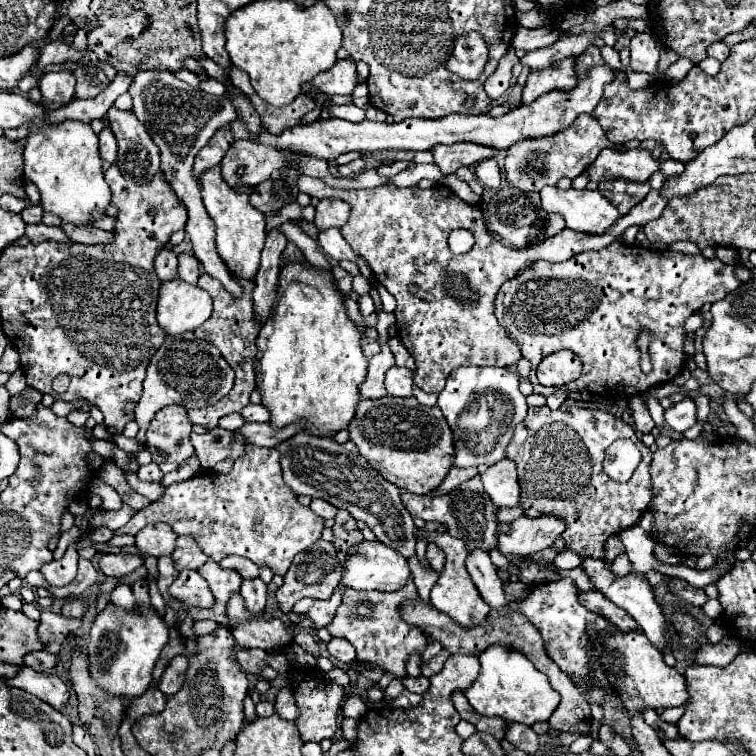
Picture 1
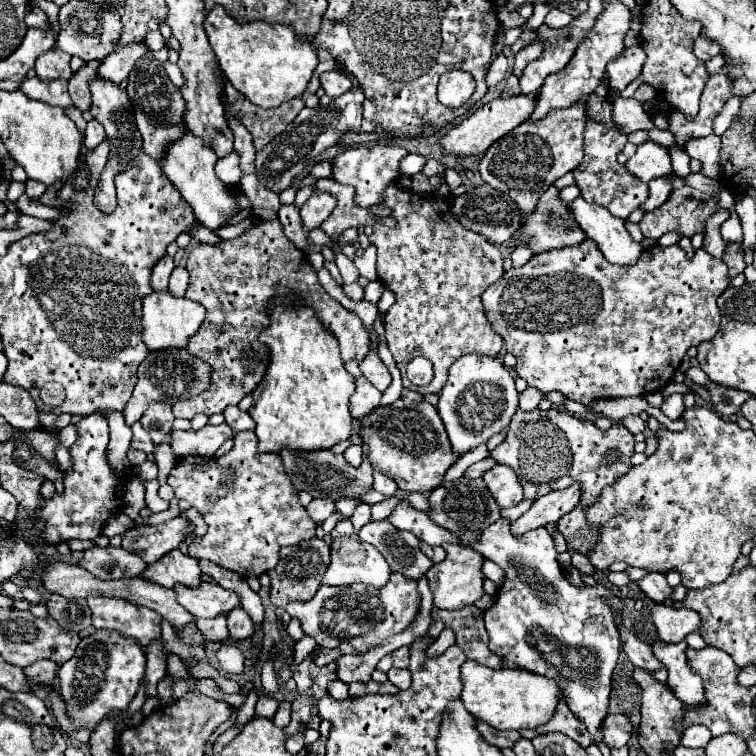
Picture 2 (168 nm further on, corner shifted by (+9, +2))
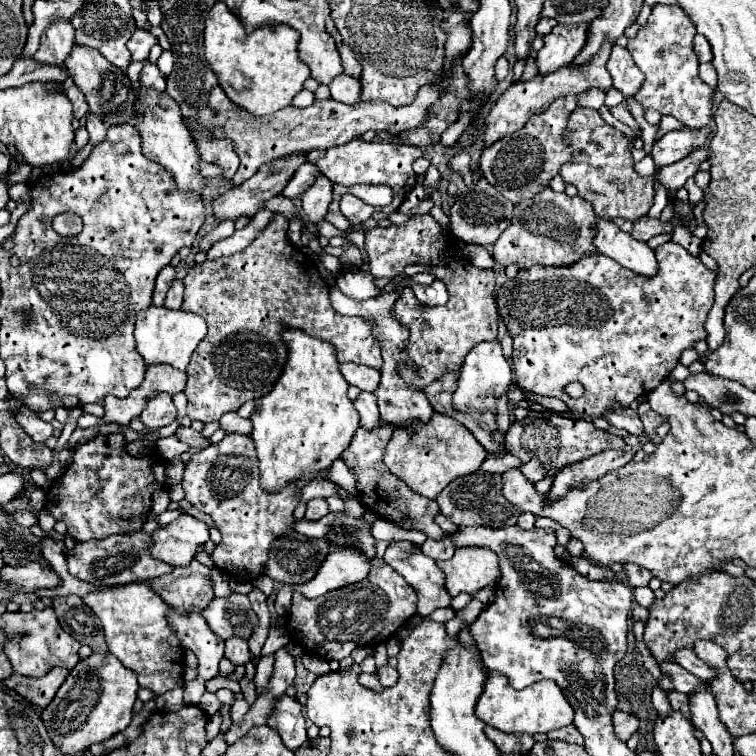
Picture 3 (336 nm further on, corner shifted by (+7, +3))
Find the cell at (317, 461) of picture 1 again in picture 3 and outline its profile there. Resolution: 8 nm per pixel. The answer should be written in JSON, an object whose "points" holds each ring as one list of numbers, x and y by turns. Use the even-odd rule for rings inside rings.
{"points":[[392,542,384,554,384,562,416,590,418,614,428,618,436,608,450,606,452,598,444,588,444,576,436,562,424,556,420,548,406,548,406,544,412,542]]}

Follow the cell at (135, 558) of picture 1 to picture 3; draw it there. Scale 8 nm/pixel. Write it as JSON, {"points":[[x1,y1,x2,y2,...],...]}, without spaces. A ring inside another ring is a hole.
{"points":[[146,532,118,534,118,536,104,538,104,540,76,542,76,546,66,552,68,572,76,576,78,580,90,582,94,586,122,586,130,582,152,580,152,578,164,576,170,570,174,570,174,566,162,560,154,560,150,556,150,544,152,544,152,534,146,534]]}

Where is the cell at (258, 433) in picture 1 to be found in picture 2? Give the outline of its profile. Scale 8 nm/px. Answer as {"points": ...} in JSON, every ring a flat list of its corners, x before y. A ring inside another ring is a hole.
{"points":[[222,423,218,427,214,425,206,425,200,431,174,431,172,433,172,453,176,457,184,457,184,455,208,455,212,457,216,453,216,449,226,441,226,439,234,439,236,431]]}

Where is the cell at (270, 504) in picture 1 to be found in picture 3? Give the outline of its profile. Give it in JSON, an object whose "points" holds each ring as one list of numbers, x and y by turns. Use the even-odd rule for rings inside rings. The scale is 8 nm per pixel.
{"points":[[228,434,218,444,208,446,208,448,192,454,192,460,186,464,186,470,184,470,182,488,186,492,186,500,194,508,204,510,206,514,210,514,212,520,216,522,216,526,222,534,222,542,212,552,212,560,214,560,216,568,224,570,230,578,254,582,254,578,262,576,262,568,268,560,270,544,278,536,290,532,290,528,296,522,294,516,292,516,294,508,300,502,300,496,296,496,296,486,288,484,278,494,268,494,260,488,260,484,258,484,258,458,256,458,256,450,254,450,254,444,252,444,250,436]]}

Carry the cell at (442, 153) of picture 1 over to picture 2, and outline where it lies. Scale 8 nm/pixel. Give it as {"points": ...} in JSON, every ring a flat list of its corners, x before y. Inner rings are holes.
{"points":[[536,93,530,95,516,95,510,99,494,99,490,103,486,103,484,107,480,107,476,113,472,113,470,117,466,117,464,121,460,121,458,125,454,125,442,139,440,139,440,147,456,157,478,157,482,153,486,153,486,149,500,137,504,137,506,133,510,133,514,127,518,127,520,123,524,123,532,109,534,109,534,97]]}

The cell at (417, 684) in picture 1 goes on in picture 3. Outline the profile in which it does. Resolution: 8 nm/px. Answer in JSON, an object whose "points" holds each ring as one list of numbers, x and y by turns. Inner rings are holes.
{"points":[[382,666,378,670,378,678,380,678,382,686,394,686,396,680,398,680,398,670,392,668,392,666]]}

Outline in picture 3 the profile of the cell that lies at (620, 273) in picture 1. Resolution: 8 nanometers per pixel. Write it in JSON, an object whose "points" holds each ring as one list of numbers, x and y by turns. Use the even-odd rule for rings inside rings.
{"points":[[676,242,658,246,658,266,660,272,654,278,644,278,602,254,594,254,570,268,532,266,520,270,514,280,506,280,498,290,496,304,514,340,512,366,516,386,534,394,560,398,566,402,568,412,580,418,602,416,602,412,612,408,612,402,630,406,636,398,652,392,674,370,682,350,706,338,704,322,714,304,716,280,716,272,708,270],[570,382,584,386,580,398,570,398,564,392]]}

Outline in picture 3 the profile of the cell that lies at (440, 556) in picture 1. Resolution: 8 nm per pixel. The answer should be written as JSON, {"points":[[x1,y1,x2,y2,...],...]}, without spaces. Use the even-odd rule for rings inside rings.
{"points":[[444,538,440,542,426,540,420,548,422,548,422,552,426,556,430,556,434,560,450,560,450,556,454,556,454,550,456,550,456,546,454,546,454,542,450,538]]}

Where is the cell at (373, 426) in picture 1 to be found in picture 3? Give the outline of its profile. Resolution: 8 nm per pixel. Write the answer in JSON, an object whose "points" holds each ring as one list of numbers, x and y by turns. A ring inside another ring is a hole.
{"points":[[432,414,428,424,420,422,418,426,400,428,394,432,392,440,386,446,384,464,392,474,404,480,412,492,434,500,450,482,476,472,486,456,488,452,460,422,448,416]]}

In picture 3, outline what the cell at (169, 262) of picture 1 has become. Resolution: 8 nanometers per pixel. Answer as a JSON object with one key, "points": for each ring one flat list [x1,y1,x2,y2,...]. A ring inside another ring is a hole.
{"points":[[166,266,166,268,158,274,158,278,156,278,156,288,154,288,154,296,152,296,152,304,154,304,154,306,162,306,162,304,164,304,164,296,166,296,166,292,168,292,174,276,176,276,176,268,172,268,172,266]]}

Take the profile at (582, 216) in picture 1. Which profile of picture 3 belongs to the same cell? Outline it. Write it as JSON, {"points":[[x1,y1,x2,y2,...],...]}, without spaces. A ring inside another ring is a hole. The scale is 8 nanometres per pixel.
{"points":[[604,218,598,220,594,246,600,250,600,254,616,260,620,266,632,270,634,274,642,274,646,278,658,274,654,250,646,242,638,242,630,234,618,230,614,222,608,222]]}

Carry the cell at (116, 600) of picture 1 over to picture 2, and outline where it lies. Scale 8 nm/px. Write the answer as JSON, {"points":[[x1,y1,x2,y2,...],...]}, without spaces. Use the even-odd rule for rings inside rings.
{"points":[[88,597,88,607,92,609,92,625,96,629,116,629,134,637,142,647,160,637,162,617,148,607,110,597]]}

